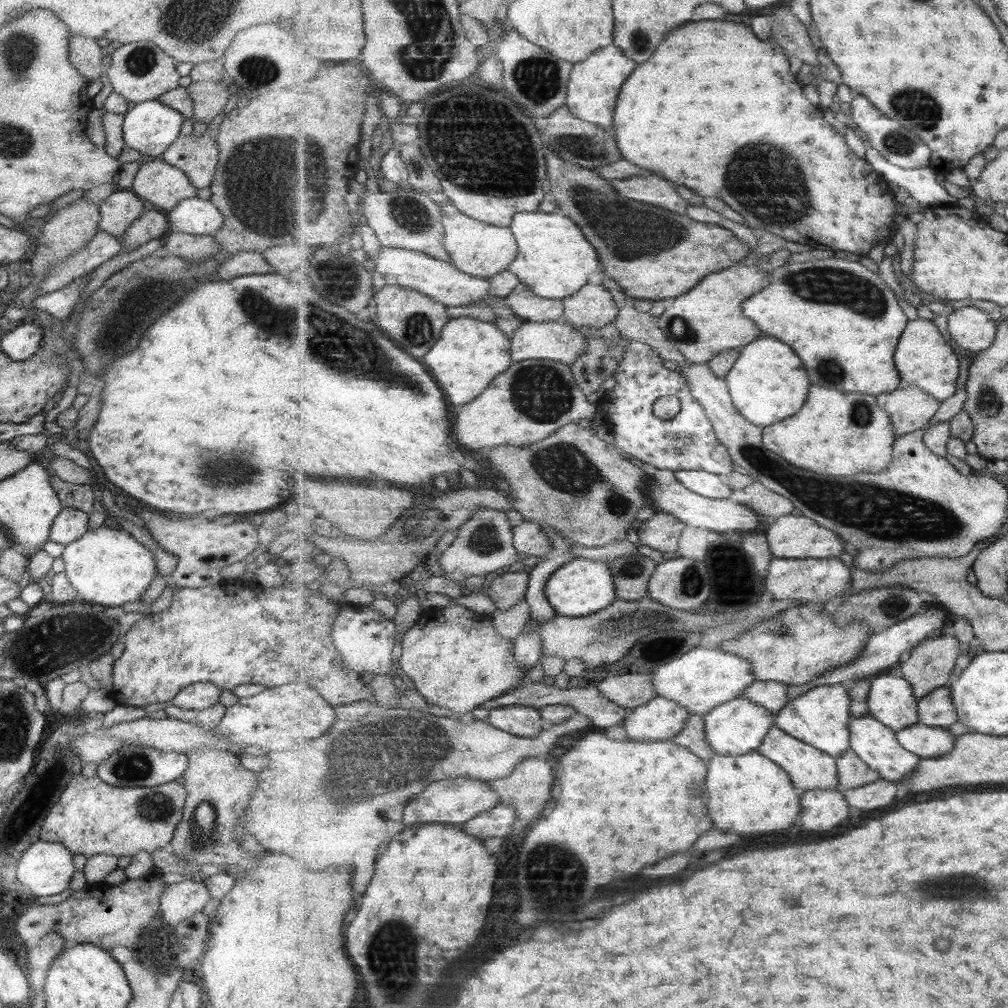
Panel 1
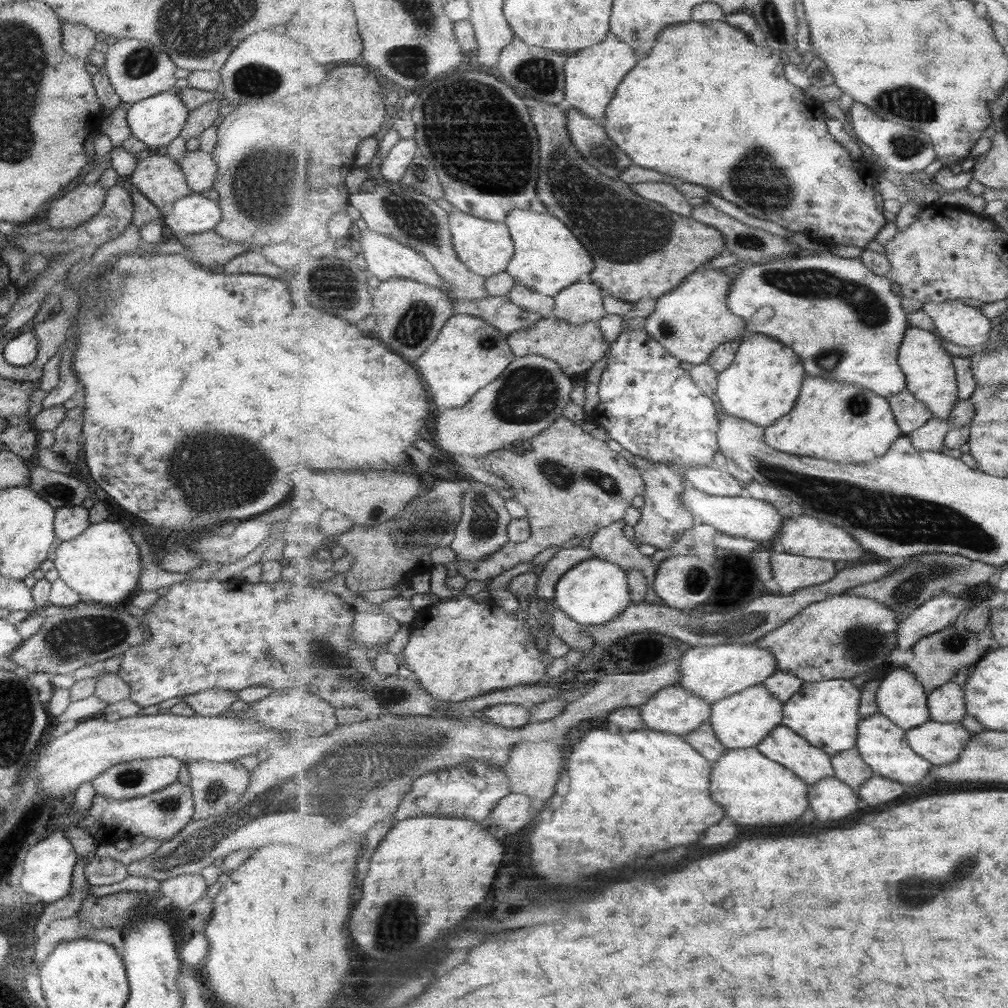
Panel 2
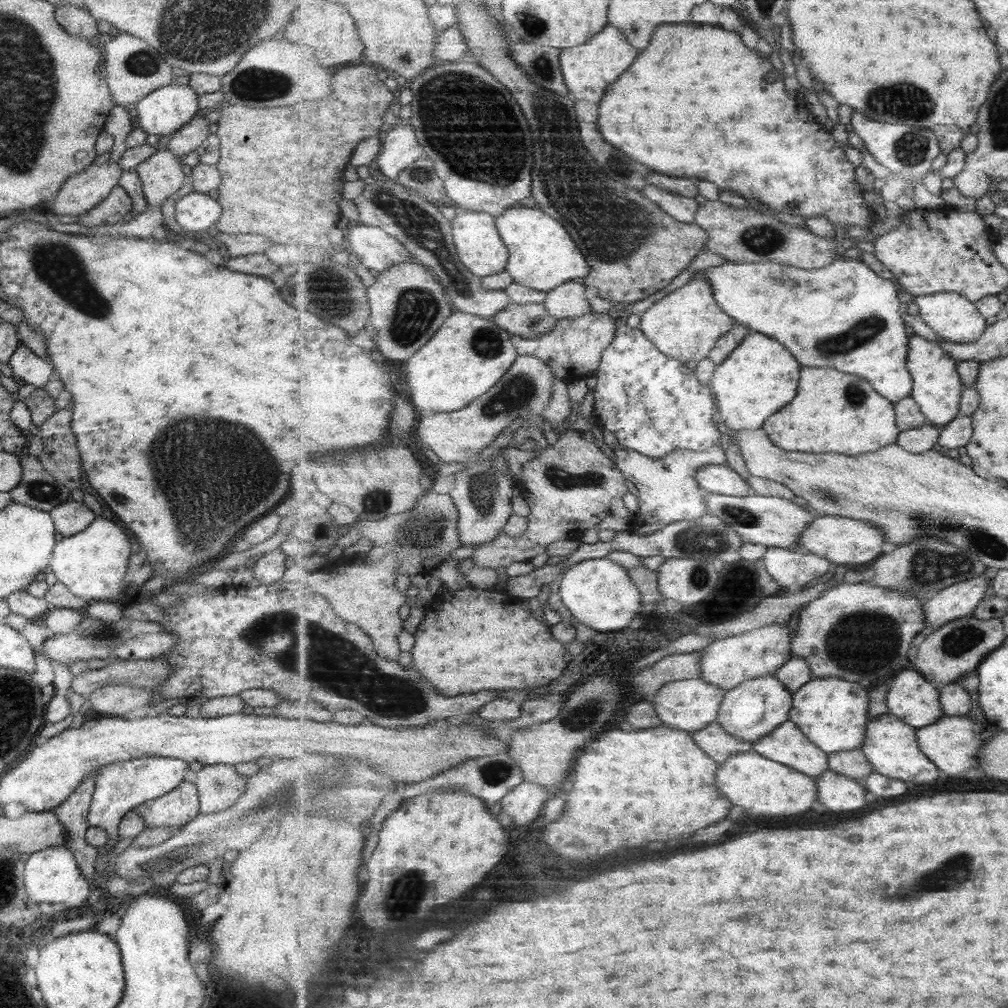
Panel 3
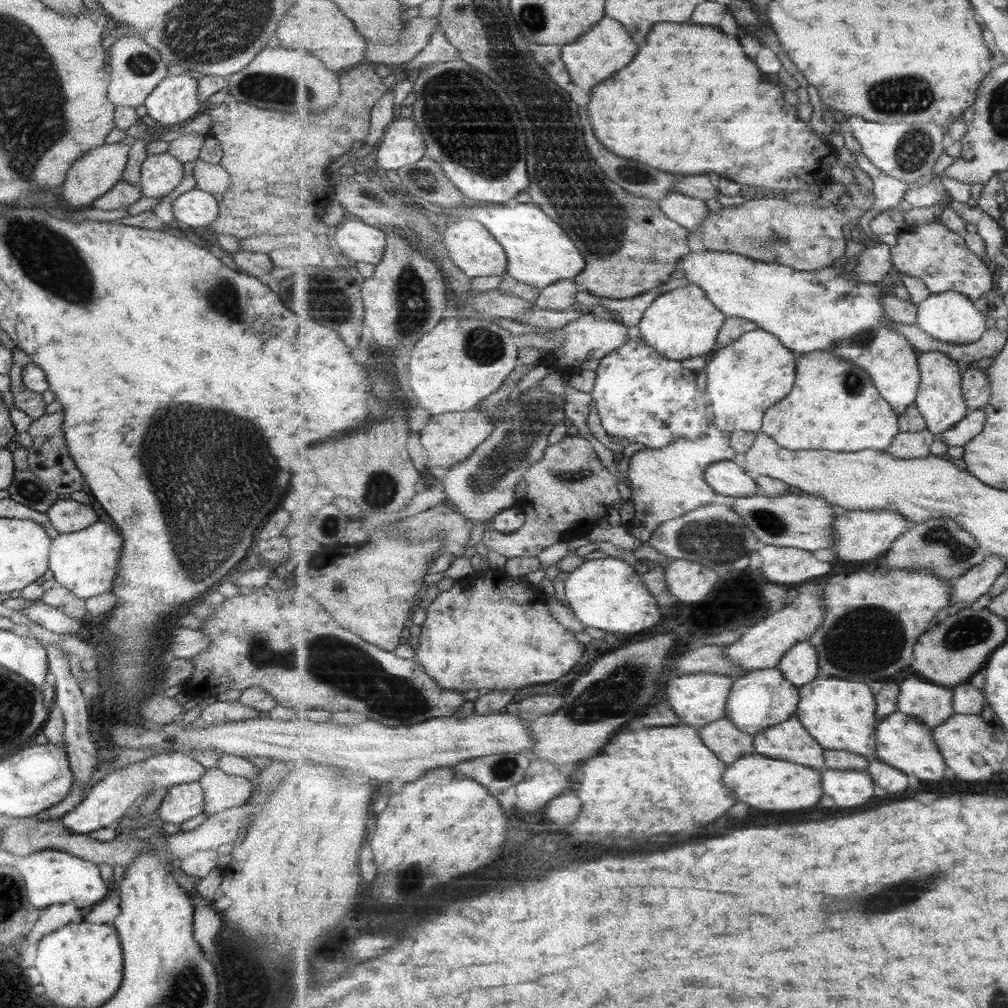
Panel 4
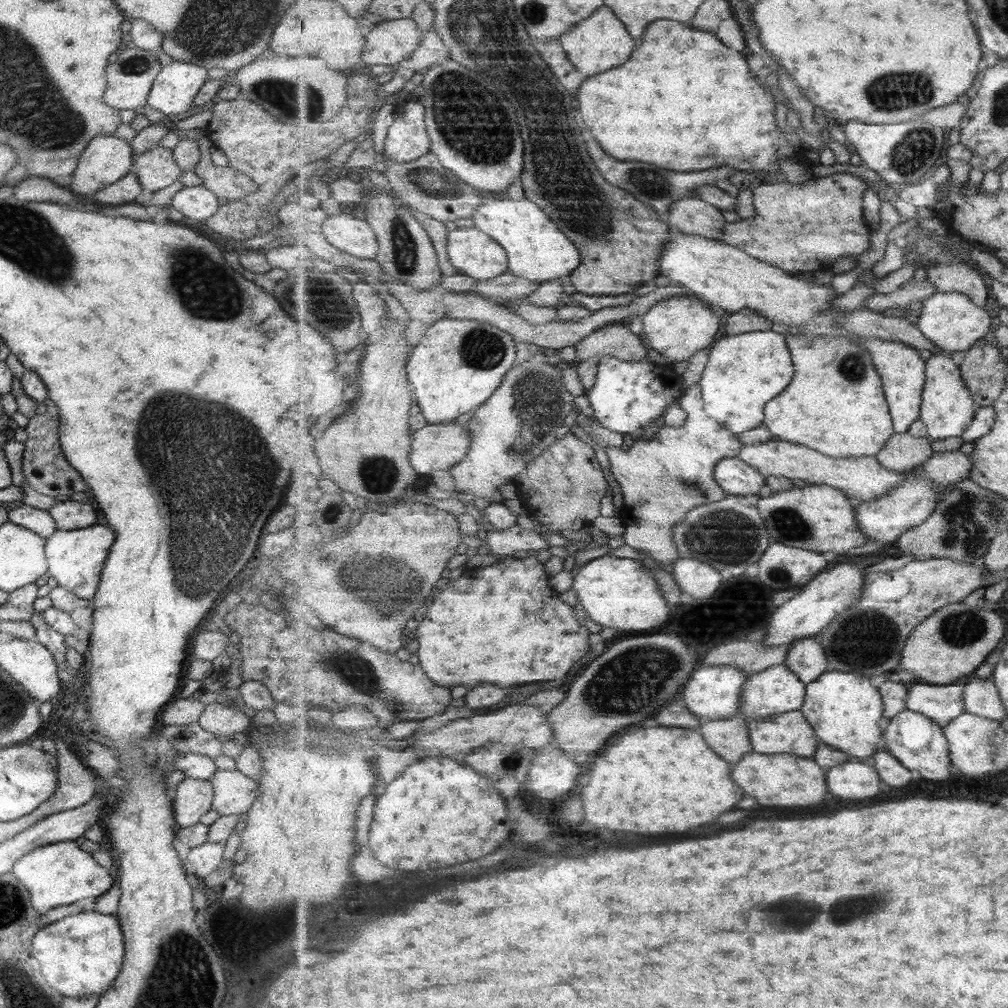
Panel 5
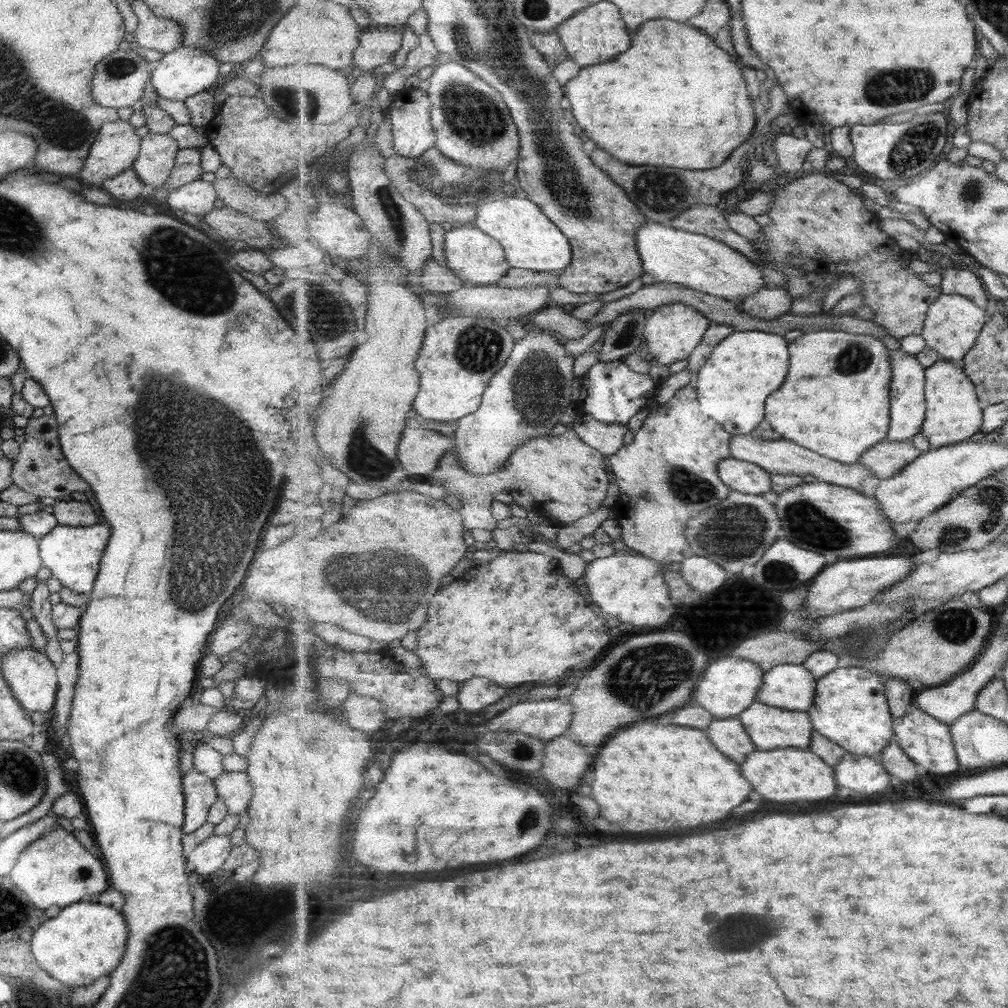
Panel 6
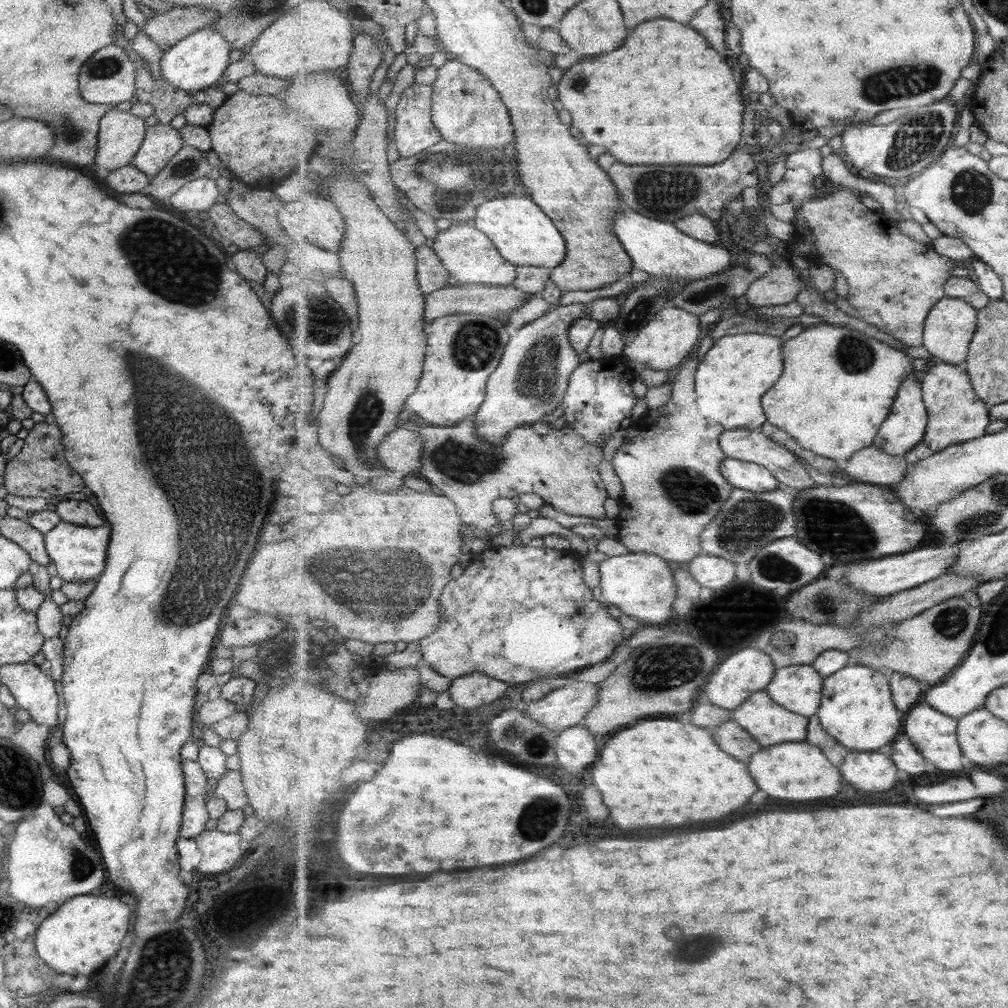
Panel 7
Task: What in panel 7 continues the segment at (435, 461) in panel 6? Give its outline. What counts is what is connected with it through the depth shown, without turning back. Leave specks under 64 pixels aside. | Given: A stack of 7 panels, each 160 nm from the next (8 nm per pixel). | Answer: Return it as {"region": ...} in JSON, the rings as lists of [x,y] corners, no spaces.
{"region":[[[398,427],[387,435],[377,452],[389,472],[411,477],[415,472],[419,473],[422,466],[423,436]]]}

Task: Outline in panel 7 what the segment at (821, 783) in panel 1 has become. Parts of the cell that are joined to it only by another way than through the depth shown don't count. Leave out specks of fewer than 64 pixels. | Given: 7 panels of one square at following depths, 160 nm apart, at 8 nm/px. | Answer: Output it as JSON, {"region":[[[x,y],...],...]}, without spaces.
{"region":[[[757,691],[743,702],[738,709],[733,710],[733,720],[747,729],[764,748],[778,745],[784,742],[805,741],[808,735],[810,717],[790,711],[787,707],[775,702],[774,698],[765,691]]]}

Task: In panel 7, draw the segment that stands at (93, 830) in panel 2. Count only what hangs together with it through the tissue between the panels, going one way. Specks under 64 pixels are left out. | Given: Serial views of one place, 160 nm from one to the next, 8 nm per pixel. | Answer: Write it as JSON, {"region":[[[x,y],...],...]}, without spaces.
{"region":[[[182,759],[181,768],[184,778],[184,803],[178,836],[194,839],[205,829],[208,821],[205,802],[210,792],[207,789],[207,777],[196,761]]]}

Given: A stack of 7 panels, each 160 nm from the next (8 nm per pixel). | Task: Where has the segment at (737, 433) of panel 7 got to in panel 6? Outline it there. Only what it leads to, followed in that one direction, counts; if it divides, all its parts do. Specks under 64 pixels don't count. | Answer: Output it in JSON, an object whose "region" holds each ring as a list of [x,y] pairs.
{"region":[[[753,434],[738,435],[731,438],[730,449],[732,450],[733,457],[746,460],[747,462],[754,462],[755,465],[761,466],[765,471],[770,472],[770,474],[777,473],[801,477],[811,475],[819,481],[852,488],[859,492],[863,488],[863,480],[875,477],[875,474],[871,470],[867,470],[867,466],[863,466],[863,464],[843,464],[843,462],[827,458],[815,452],[815,450],[808,449],[806,446],[801,446],[799,443],[784,439],[767,441],[766,439],[753,437]]]}

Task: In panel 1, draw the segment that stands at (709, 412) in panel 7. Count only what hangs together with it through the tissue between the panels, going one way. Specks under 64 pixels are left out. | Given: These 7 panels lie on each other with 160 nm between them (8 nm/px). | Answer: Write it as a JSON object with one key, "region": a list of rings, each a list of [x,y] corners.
{"region":[[[767,334],[740,349],[738,361],[725,378],[738,412],[763,428],[798,414],[807,403],[812,385],[803,364],[794,347]]]}

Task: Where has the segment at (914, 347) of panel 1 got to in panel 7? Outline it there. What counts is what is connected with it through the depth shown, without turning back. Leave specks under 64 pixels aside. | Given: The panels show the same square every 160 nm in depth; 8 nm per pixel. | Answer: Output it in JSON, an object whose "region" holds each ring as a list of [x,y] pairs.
{"region":[[[941,361],[927,371],[922,380],[922,391],[929,417],[924,443],[934,453],[963,442],[974,441],[988,434],[990,410],[975,392],[970,375],[964,368]]]}

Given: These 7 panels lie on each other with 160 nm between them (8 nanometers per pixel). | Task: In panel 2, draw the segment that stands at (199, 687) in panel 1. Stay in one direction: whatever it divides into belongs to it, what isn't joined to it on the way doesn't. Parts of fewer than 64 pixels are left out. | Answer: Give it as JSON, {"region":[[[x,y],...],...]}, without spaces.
{"region":[[[207,689],[197,691],[197,694],[189,694],[182,700],[197,715],[210,717],[228,710],[229,705],[237,700],[237,696],[221,689]]]}

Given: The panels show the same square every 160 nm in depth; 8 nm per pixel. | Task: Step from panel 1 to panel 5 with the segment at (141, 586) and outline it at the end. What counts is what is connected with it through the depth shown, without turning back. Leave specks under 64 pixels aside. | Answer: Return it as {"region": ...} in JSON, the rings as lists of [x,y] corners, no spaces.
{"region":[[[97,523],[88,527],[80,527],[79,530],[56,530],[44,543],[48,576],[54,578],[57,585],[90,602],[99,584],[100,571],[103,570],[113,541],[114,532],[112,529]]]}

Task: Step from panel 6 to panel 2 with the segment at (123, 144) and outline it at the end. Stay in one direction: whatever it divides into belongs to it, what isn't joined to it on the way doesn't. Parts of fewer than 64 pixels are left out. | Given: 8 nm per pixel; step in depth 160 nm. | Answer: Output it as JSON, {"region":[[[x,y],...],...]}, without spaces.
{"region":[[[81,183],[51,202],[45,226],[53,230],[77,228],[99,213],[104,194],[105,190],[98,183]]]}

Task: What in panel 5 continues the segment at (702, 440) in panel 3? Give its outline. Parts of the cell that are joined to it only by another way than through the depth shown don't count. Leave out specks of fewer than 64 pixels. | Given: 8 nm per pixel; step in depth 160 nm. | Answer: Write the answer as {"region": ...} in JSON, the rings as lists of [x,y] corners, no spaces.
{"region":[[[606,355],[599,360],[597,380],[595,386],[590,391],[587,391],[587,396],[590,398],[595,418],[601,425],[615,432],[621,432],[623,435],[631,435],[637,430],[649,428],[657,418],[663,416],[667,407],[673,403],[679,403],[681,396],[685,393],[685,389],[681,373],[675,371],[672,365],[658,365],[649,361],[649,359],[624,361],[623,359]]]}

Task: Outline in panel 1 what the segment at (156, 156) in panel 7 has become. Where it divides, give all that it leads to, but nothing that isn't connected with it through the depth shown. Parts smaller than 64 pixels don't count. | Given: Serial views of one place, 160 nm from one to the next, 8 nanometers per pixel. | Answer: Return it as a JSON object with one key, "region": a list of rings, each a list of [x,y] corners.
{"region":[[[159,158],[142,161],[129,188],[147,206],[161,210],[171,211],[172,207],[184,198],[195,197],[196,188],[188,181],[187,175],[174,166],[169,166]]]}

